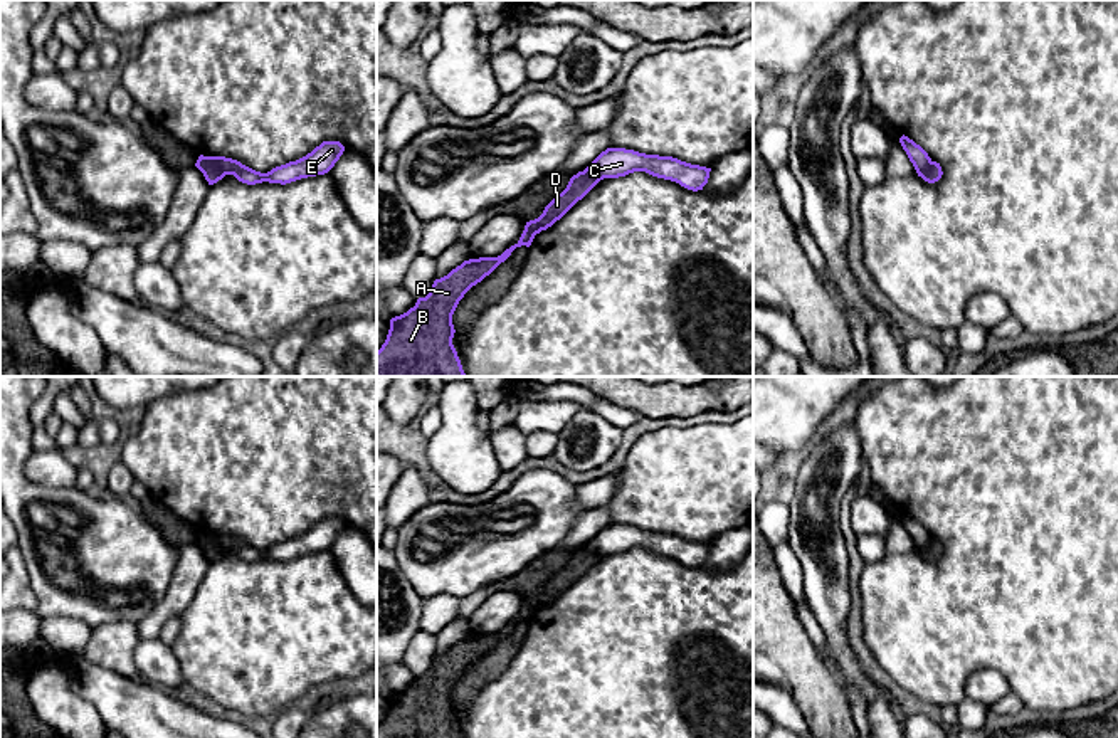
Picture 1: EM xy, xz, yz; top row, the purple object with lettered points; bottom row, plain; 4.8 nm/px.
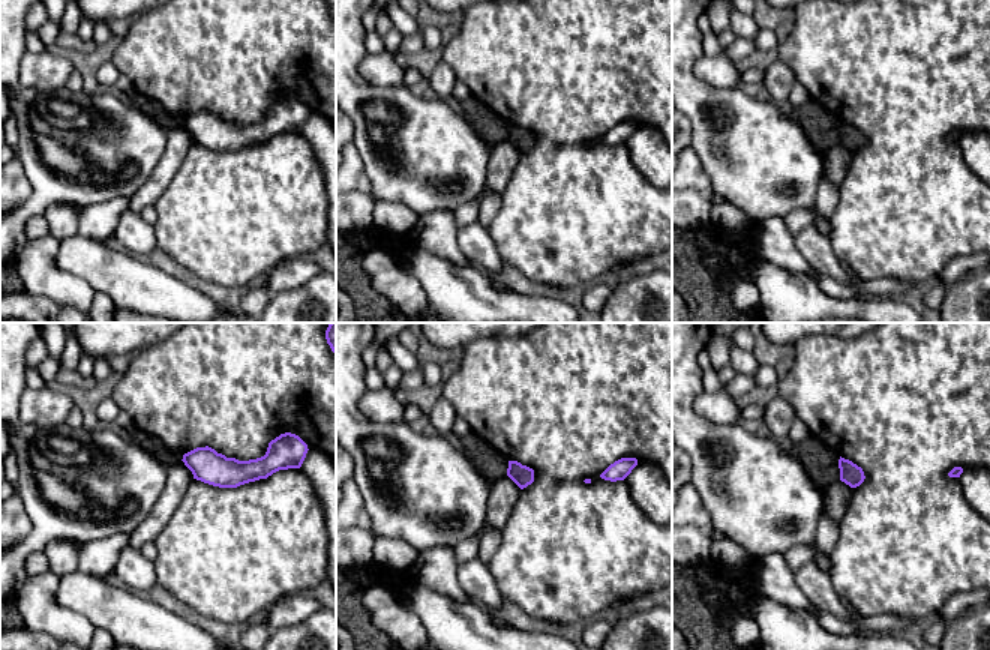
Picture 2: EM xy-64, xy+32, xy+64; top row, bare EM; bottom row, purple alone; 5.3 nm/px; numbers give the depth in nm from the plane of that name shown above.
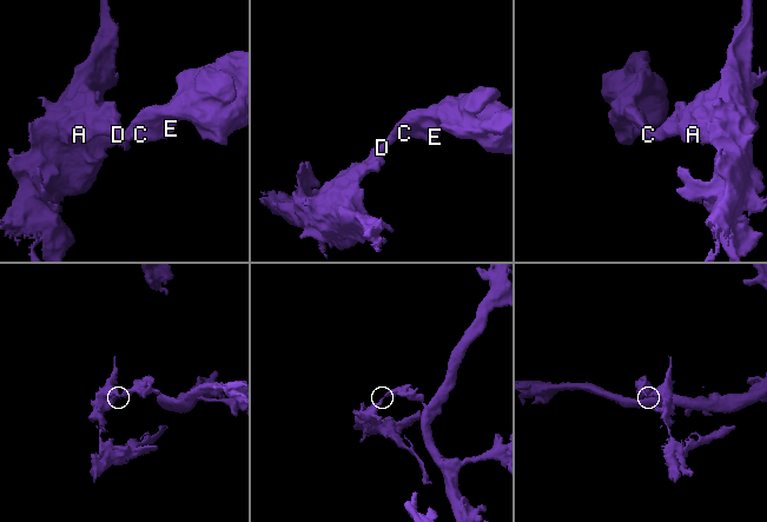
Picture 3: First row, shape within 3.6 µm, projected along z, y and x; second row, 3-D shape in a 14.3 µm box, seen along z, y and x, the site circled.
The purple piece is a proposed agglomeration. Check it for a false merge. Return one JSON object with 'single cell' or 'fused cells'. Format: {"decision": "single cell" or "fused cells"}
{"decision": "fused cells"}

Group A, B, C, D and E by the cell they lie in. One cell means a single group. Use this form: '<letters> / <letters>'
A B D / C E

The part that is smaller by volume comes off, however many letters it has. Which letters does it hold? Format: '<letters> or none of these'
A, B, D

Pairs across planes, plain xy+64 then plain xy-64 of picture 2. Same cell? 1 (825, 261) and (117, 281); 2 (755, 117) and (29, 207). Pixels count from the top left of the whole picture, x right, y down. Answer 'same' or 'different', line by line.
1: different
2: same

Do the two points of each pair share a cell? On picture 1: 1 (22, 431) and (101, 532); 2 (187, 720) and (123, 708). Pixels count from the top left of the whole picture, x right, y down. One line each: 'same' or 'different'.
1: same
2: same

